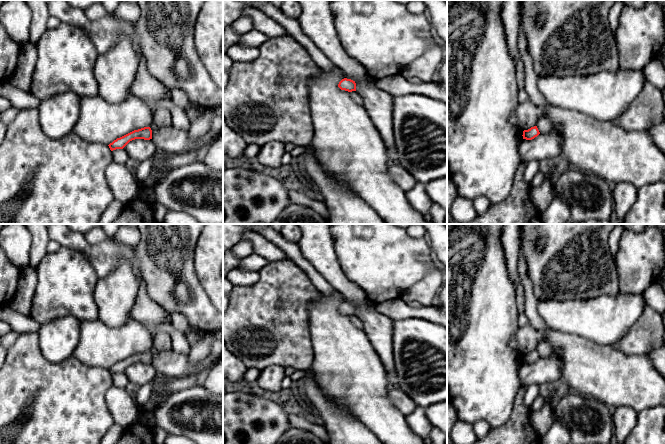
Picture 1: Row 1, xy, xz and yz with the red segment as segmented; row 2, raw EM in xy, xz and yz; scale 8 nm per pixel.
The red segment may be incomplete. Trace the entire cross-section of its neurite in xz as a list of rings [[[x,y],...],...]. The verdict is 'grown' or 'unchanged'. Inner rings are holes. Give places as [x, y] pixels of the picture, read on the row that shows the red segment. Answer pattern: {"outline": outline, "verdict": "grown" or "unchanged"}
{"outline": [[[347,78],[342,79],[339,82],[338,87],[341,90],[345,90],[345,91],[348,91],[348,92],[356,91],[356,83],[355,83],[355,81],[353,81],[351,79],[347,79]]], "verdict": "unchanged"}

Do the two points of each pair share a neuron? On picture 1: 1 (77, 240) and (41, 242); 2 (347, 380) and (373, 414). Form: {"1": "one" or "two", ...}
{"1": "two", "2": "one"}

